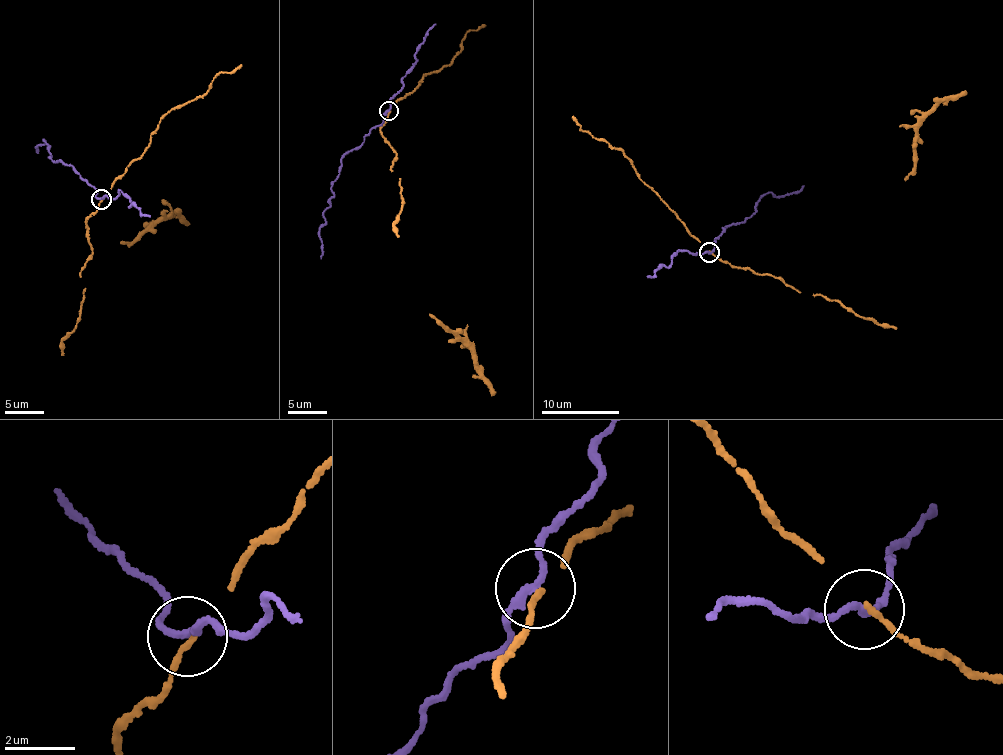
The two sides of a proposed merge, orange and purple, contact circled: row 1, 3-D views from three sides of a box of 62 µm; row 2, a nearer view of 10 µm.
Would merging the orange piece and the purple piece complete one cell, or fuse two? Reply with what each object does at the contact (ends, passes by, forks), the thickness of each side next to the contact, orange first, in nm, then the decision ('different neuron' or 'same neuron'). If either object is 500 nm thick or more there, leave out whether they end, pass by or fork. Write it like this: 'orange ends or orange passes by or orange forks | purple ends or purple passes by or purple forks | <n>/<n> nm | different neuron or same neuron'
orange ends | purple passes by | 140/180 nm | different neuron

